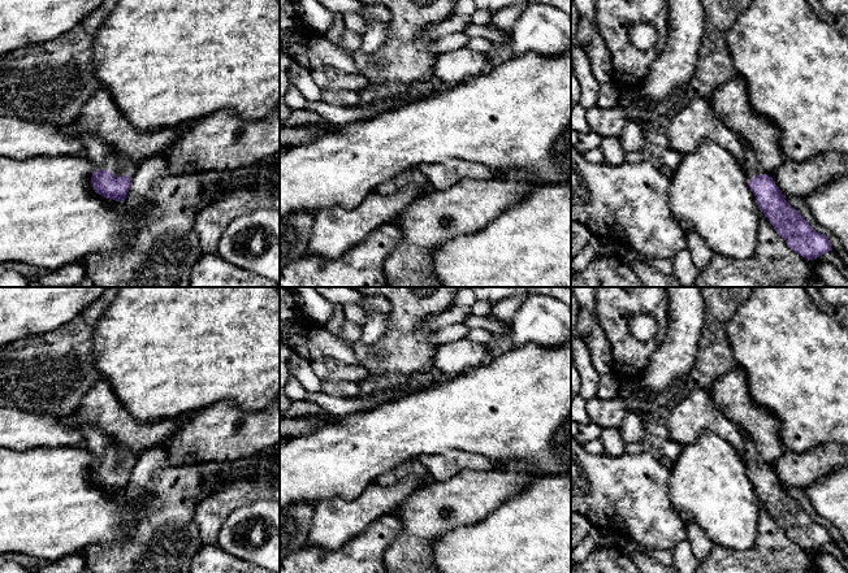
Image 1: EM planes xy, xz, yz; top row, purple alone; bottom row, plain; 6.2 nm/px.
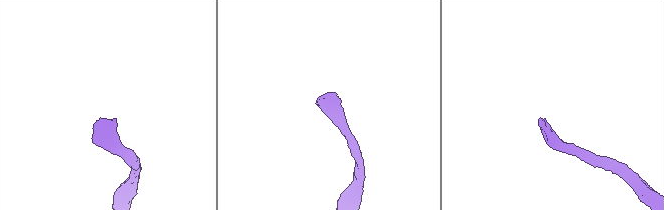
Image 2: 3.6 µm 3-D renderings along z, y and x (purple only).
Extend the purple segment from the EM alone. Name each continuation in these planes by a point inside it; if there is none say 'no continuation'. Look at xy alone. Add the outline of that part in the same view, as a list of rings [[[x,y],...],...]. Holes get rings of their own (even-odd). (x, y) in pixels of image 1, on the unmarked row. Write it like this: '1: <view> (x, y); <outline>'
1: xy (102, 446); [[[85,425],[81,427],[85,447],[96,457],[98,461],[109,461],[116,469],[121,466],[133,468],[137,464],[137,456],[118,447],[111,437],[105,435],[99,427]]]

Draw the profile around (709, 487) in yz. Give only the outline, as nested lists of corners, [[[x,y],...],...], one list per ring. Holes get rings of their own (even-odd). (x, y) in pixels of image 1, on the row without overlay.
[[[705,430],[696,442],[682,448],[670,472],[671,505],[684,524],[702,529],[717,546],[748,551],[754,544],[761,502],[747,474],[744,456],[732,444]]]

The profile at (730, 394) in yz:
[[[744,370],[727,372],[708,391],[714,407],[752,438],[762,465],[771,468],[784,451],[778,418],[753,400]]]

